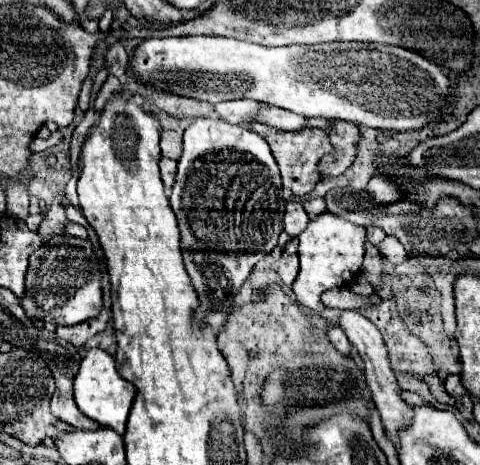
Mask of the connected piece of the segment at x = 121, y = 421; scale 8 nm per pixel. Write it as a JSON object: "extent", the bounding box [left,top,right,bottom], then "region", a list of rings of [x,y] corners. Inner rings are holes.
{"extent":[74,348,136,434],"region":[[[90,348],[86,356],[82,358],[80,370],[74,378],[74,400],[78,408],[92,420],[96,420],[100,426],[108,426],[118,434],[124,434],[128,412],[132,406],[132,400],[136,396],[136,388],[126,382],[114,364],[114,358],[100,348]]]}

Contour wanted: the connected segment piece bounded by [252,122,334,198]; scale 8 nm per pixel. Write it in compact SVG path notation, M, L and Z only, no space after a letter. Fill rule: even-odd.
M254 122L252 130L256 130L270 146L278 166L280 166L280 174L282 174L282 186L292 190L294 196L304 198L306 194L310 194L314 190L314 186L322 180L320 176L320 162L326 154L332 154L334 148L328 140L328 134L324 130L318 128L308 128L308 130L296 130L296 132L282 132L276 128L270 128L266 124Z

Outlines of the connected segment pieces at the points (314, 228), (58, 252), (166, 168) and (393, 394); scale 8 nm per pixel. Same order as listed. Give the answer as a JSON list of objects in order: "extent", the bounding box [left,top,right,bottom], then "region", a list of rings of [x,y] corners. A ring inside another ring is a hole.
[{"extent":[292,212,366,312],"region":[[[322,212],[314,220],[308,222],[306,230],[298,236],[298,256],[300,256],[300,272],[296,282],[292,284],[292,292],[302,306],[308,306],[316,312],[322,312],[320,296],[324,290],[332,290],[334,286],[348,286],[354,276],[360,274],[362,260],[364,260],[364,244],[366,244],[366,230],[364,226],[348,222],[340,214]]]},{"extent":[20,234,104,326],"region":[[[64,234],[62,246],[42,244],[36,252],[30,254],[30,266],[26,270],[26,292],[20,298],[26,316],[30,320],[52,322],[56,326],[76,326],[90,318],[96,318],[102,310],[102,266],[104,260],[98,260],[90,238],[74,238]]]},{"extent":[160,158,176,194],"region":[[[160,158],[160,174],[162,174],[162,182],[166,186],[166,194],[170,194],[172,184],[174,184],[174,176],[176,176],[176,160]]]},{"extent":[338,310,412,440],"region":[[[342,310],[340,314],[340,320],[338,320],[338,326],[342,328],[342,332],[348,336],[350,344],[358,350],[360,358],[364,360],[366,364],[366,384],[370,388],[370,394],[372,394],[372,400],[380,412],[380,418],[382,418],[382,424],[386,428],[386,434],[388,438],[392,440],[392,434],[396,434],[396,430],[400,430],[400,426],[408,426],[408,418],[412,418],[412,408],[402,402],[400,398],[400,388],[396,384],[396,378],[394,378],[394,372],[390,368],[390,362],[388,362],[388,356],[384,354],[384,340],[382,340],[382,334],[378,332],[378,328],[366,318],[362,316],[360,312],[356,310]]]}]

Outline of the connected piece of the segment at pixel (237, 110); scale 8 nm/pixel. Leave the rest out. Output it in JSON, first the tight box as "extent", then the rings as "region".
{"extent":[216,100,260,124],"region":[[[230,100],[230,102],[220,102],[216,104],[216,112],[226,120],[226,122],[234,122],[234,124],[244,124],[250,122],[252,118],[256,118],[256,114],[260,112],[260,102],[256,100]]]}

